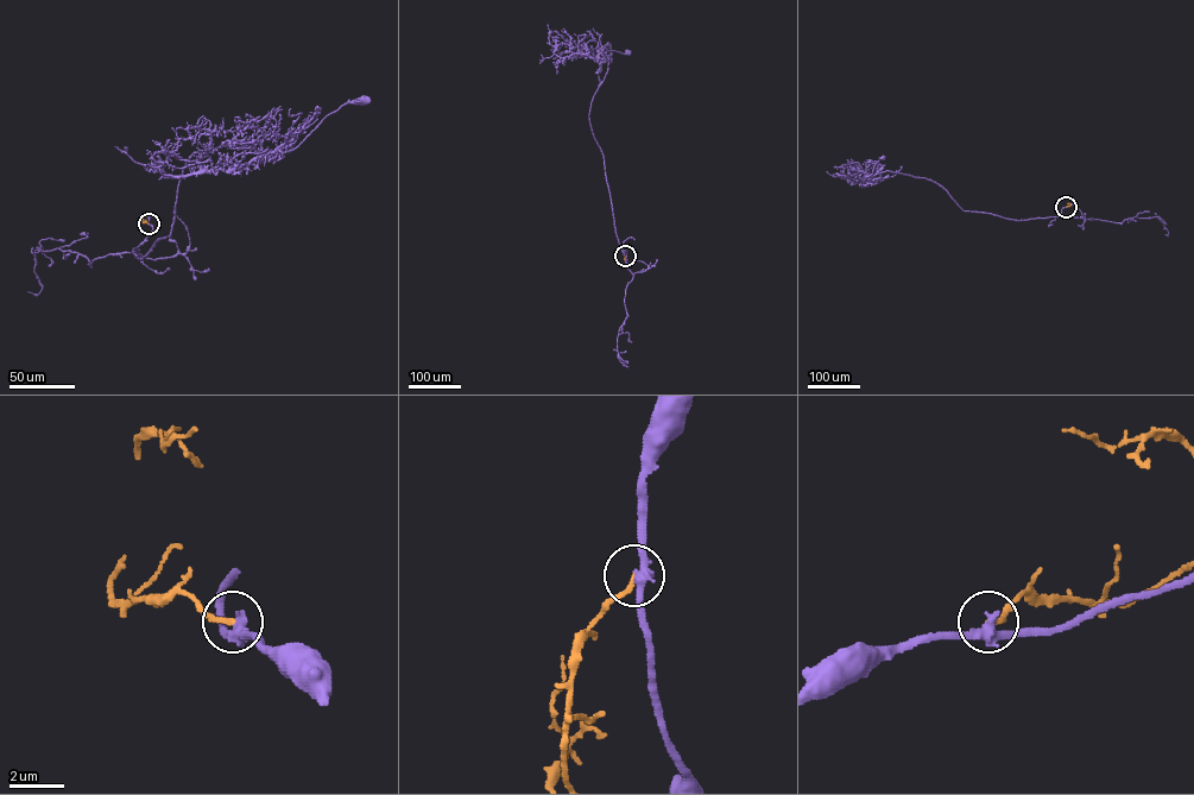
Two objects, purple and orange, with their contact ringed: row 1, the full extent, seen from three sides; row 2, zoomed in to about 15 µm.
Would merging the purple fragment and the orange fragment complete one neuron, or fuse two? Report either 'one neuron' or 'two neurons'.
two neurons

